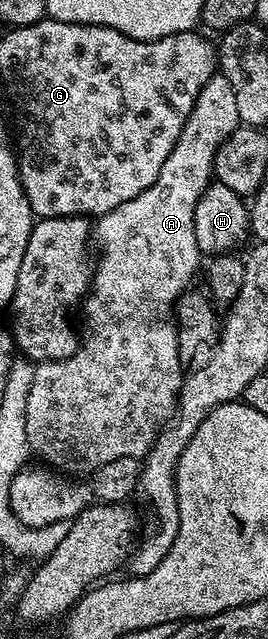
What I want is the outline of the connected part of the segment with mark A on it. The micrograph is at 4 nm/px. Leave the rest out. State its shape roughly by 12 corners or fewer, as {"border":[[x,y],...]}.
{"border":[[220,72],[163,168],[95,222],[75,353],[38,362],[27,440],[89,476],[177,409],[195,204],[238,126]]}

